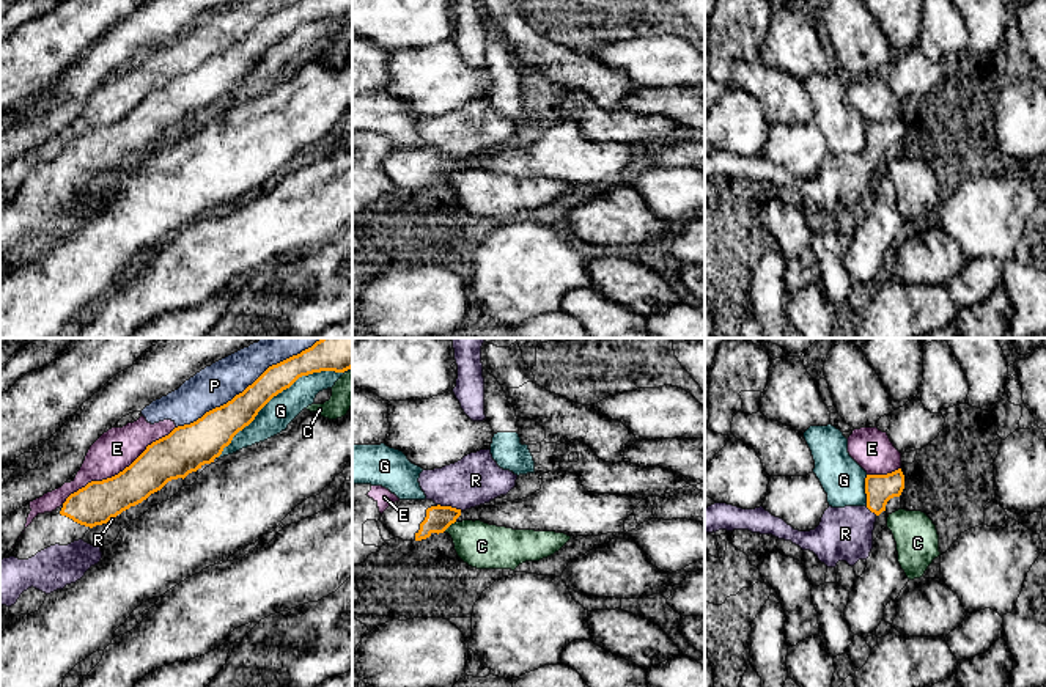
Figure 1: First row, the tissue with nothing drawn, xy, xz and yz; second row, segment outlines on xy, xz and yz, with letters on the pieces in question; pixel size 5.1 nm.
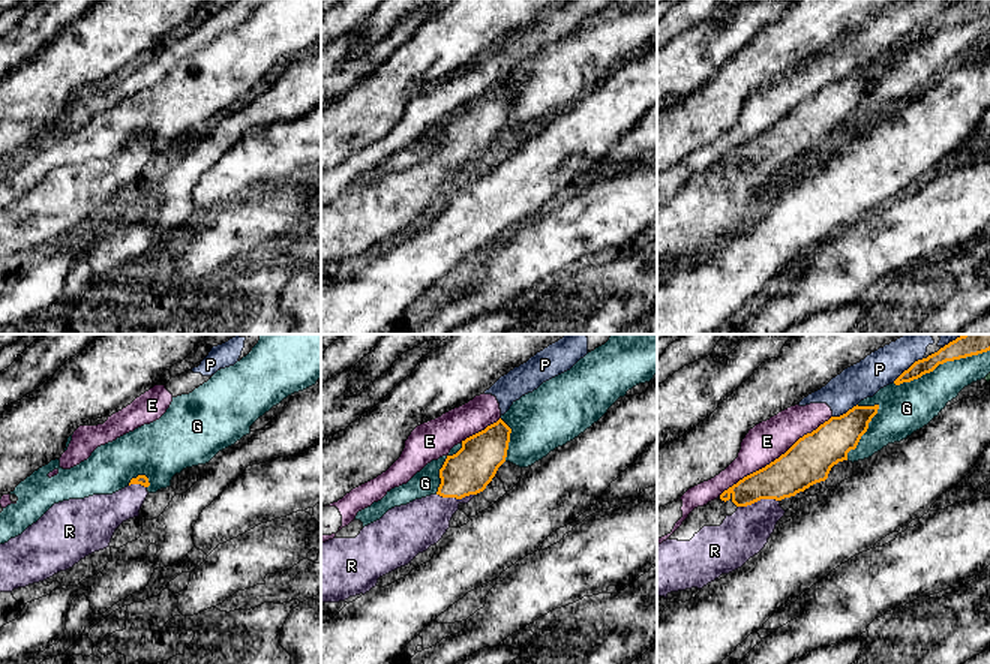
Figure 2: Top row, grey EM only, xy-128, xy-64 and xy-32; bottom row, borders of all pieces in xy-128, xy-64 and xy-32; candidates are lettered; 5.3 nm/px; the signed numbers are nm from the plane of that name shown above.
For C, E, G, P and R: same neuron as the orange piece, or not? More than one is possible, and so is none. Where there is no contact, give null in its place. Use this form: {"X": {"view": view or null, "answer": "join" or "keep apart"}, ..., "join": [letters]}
{"C": {"view": "xz", "answer": "keep apart"}, "E": {"view": "xy", "answer": "keep apart"}, "G": {"view": "xy", "answer": "keep apart"}, "P": {"view": "xy", "answer": "keep apart"}, "R": {"view": "xz", "answer": "join"}, "join": ["R"]}

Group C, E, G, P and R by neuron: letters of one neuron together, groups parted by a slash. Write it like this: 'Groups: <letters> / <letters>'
Groups: C / E P / G / R

